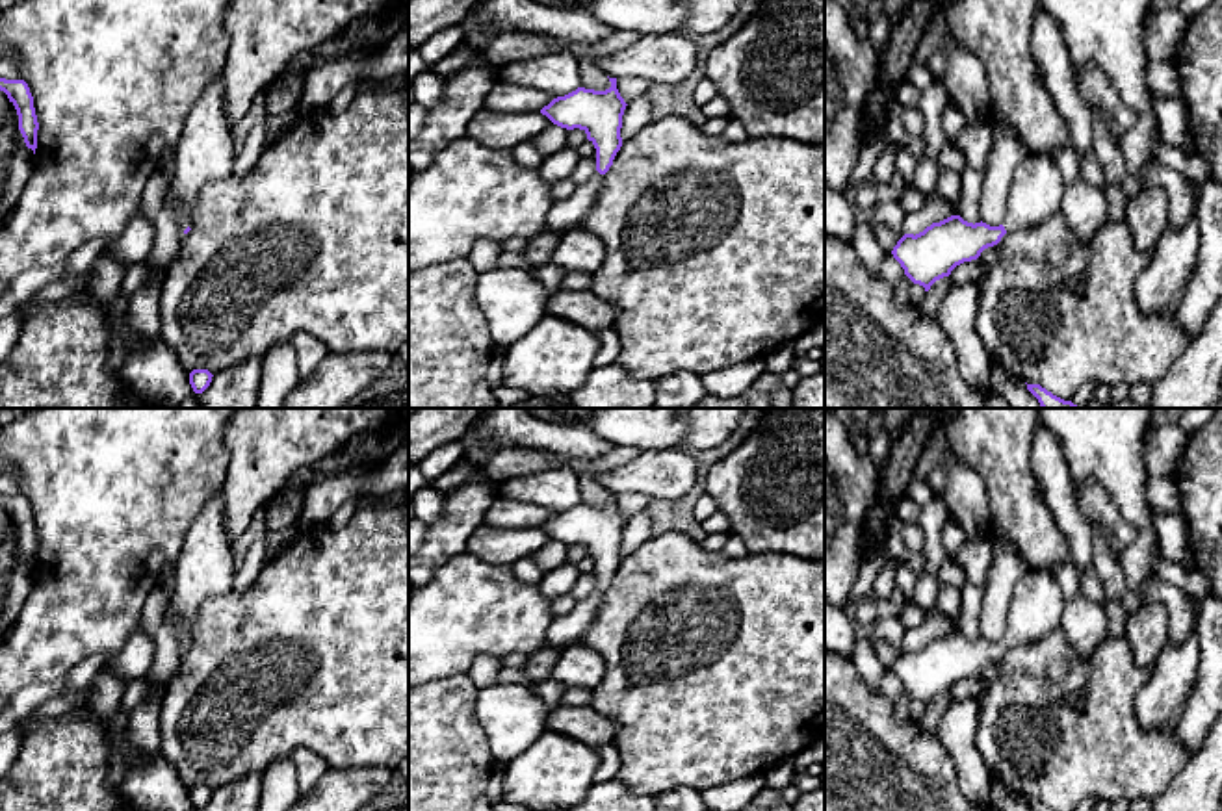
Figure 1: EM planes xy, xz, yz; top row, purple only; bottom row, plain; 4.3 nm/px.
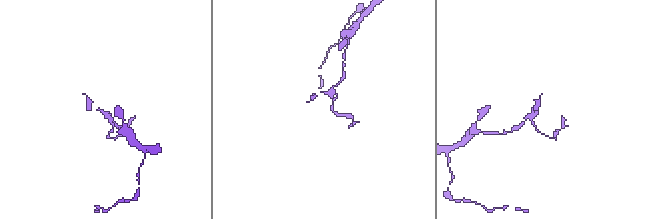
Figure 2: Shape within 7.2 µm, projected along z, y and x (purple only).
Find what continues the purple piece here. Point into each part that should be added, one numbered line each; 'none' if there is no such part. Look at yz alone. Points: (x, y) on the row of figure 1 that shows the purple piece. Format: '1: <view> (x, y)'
1: yz (1037, 188)

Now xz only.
1: xz (567, 214)

